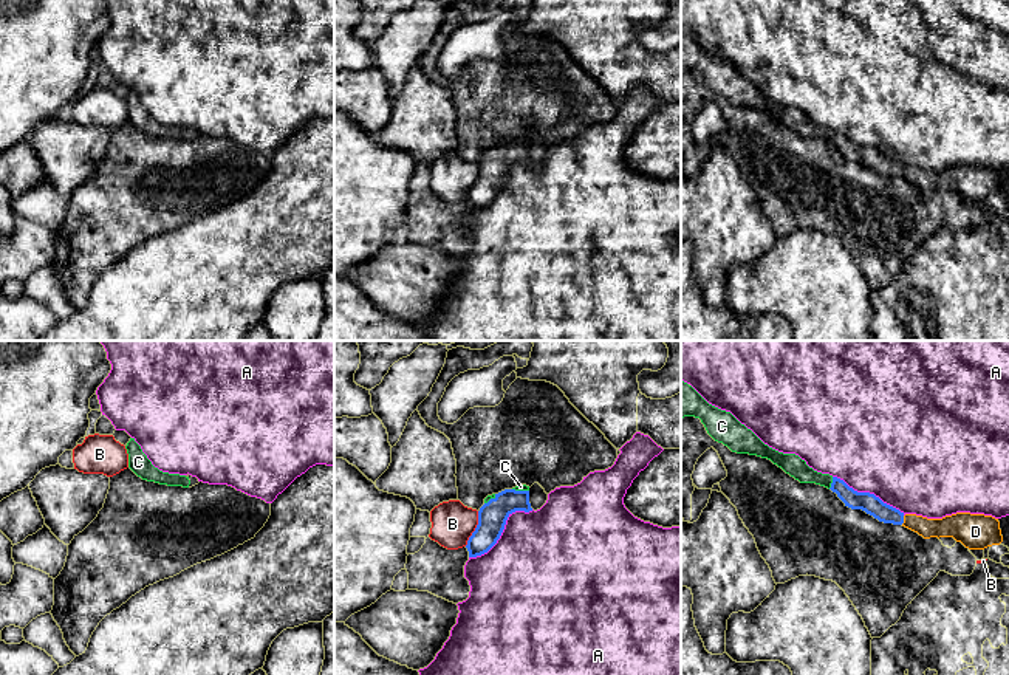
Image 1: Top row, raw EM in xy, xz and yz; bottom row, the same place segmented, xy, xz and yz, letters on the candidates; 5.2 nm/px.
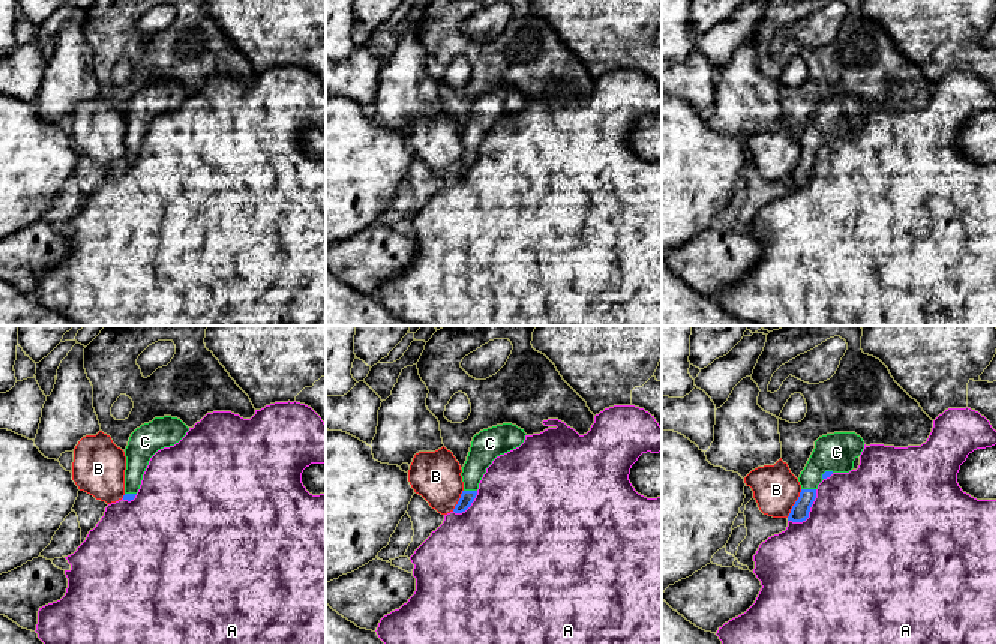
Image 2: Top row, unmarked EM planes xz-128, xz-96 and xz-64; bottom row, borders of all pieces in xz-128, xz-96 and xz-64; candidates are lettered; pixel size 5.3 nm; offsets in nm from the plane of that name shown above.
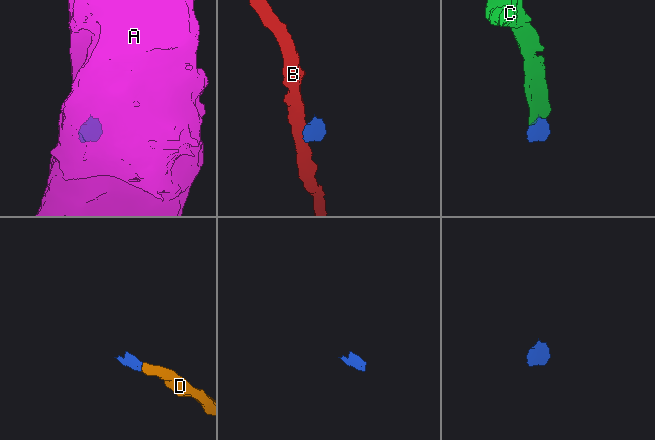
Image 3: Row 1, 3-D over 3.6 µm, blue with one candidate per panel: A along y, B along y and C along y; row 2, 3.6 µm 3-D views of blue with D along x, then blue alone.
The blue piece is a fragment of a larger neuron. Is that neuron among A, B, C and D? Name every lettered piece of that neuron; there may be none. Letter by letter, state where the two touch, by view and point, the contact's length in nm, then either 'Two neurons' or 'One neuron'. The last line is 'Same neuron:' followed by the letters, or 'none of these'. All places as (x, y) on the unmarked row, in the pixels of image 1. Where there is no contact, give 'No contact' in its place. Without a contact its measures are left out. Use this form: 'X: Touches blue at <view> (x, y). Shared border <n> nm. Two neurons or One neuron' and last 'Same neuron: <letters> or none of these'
A: Touches blue at xz (502, 185). Shared border 420 nm. Two neurons
B: Touches blue at xz (475, 181). Shared border 200 nm. Two neurons
C: Touches blue at yz (831, 137). Shared border 70 nm. One neuron
D: Touches blue at yz (902, 174). Shared border 50 nm. One neuron
Same neuron: C, D

